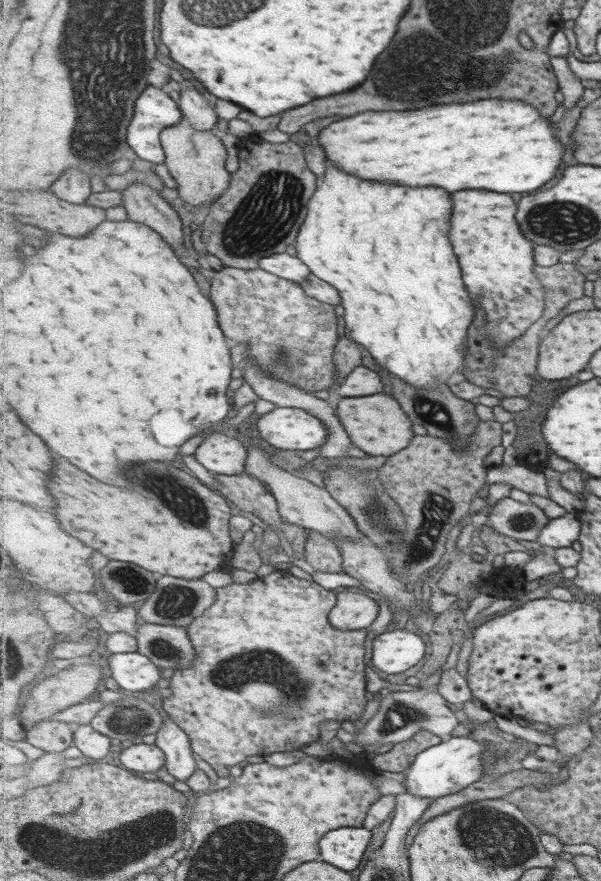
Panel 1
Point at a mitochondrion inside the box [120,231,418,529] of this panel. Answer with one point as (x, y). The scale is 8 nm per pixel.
(281, 359)

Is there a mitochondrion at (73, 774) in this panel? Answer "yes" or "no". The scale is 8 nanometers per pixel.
no

